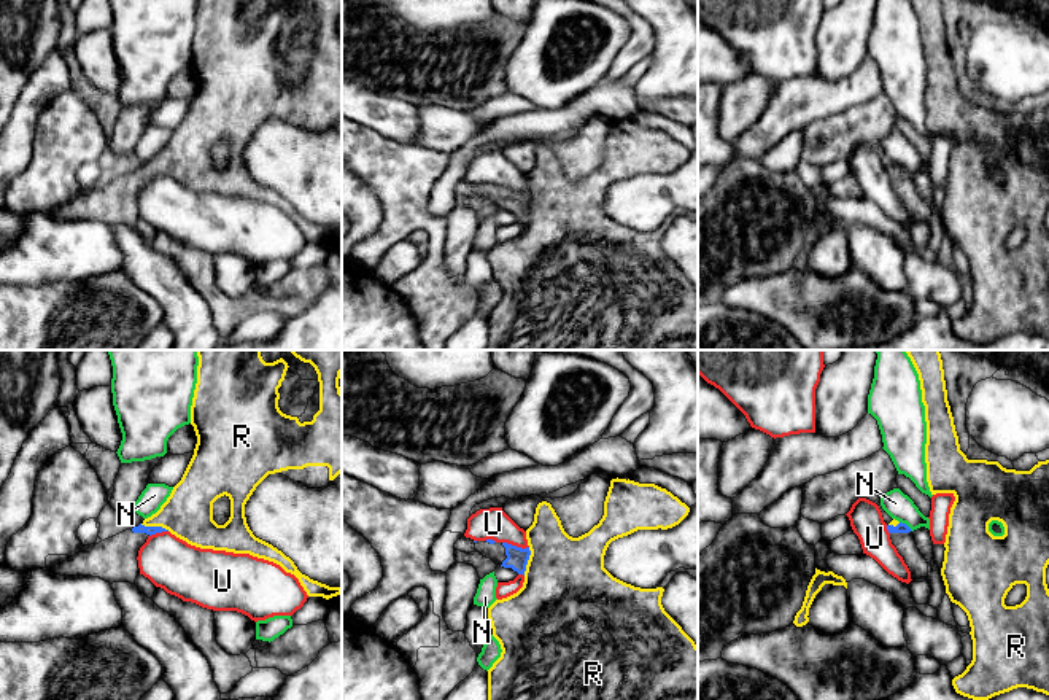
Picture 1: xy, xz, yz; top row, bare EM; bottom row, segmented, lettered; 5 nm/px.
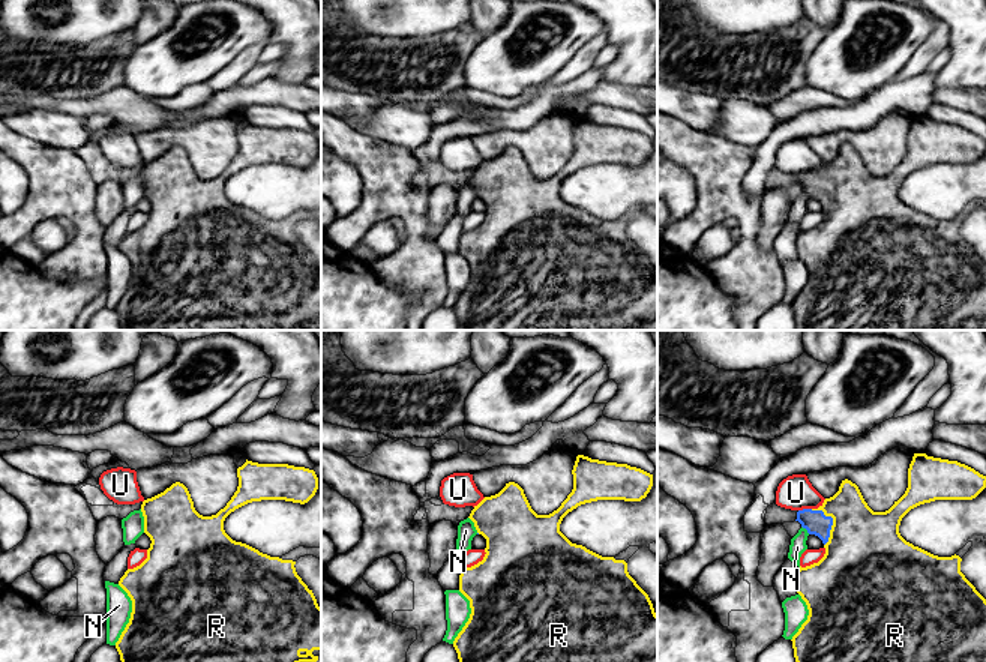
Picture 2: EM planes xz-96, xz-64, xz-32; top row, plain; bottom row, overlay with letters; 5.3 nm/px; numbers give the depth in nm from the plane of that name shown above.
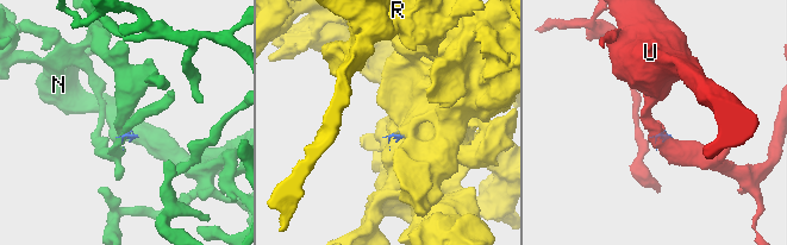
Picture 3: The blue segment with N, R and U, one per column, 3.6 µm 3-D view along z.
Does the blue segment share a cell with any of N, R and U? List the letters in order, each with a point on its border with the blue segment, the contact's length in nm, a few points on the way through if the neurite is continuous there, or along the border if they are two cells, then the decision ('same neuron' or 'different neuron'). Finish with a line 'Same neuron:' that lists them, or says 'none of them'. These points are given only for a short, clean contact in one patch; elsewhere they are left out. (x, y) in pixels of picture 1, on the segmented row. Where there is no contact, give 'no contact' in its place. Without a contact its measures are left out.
N: contact yz (905, 524); length 90 nm; border yz (900, 521), (913, 530); different neuron
R: contact xy (154, 527); length 160 nm; same neuron
U: contact xz (515, 546); length 140 nm; border xz (503, 541), (528, 548); different neuron
Same neuron: R

